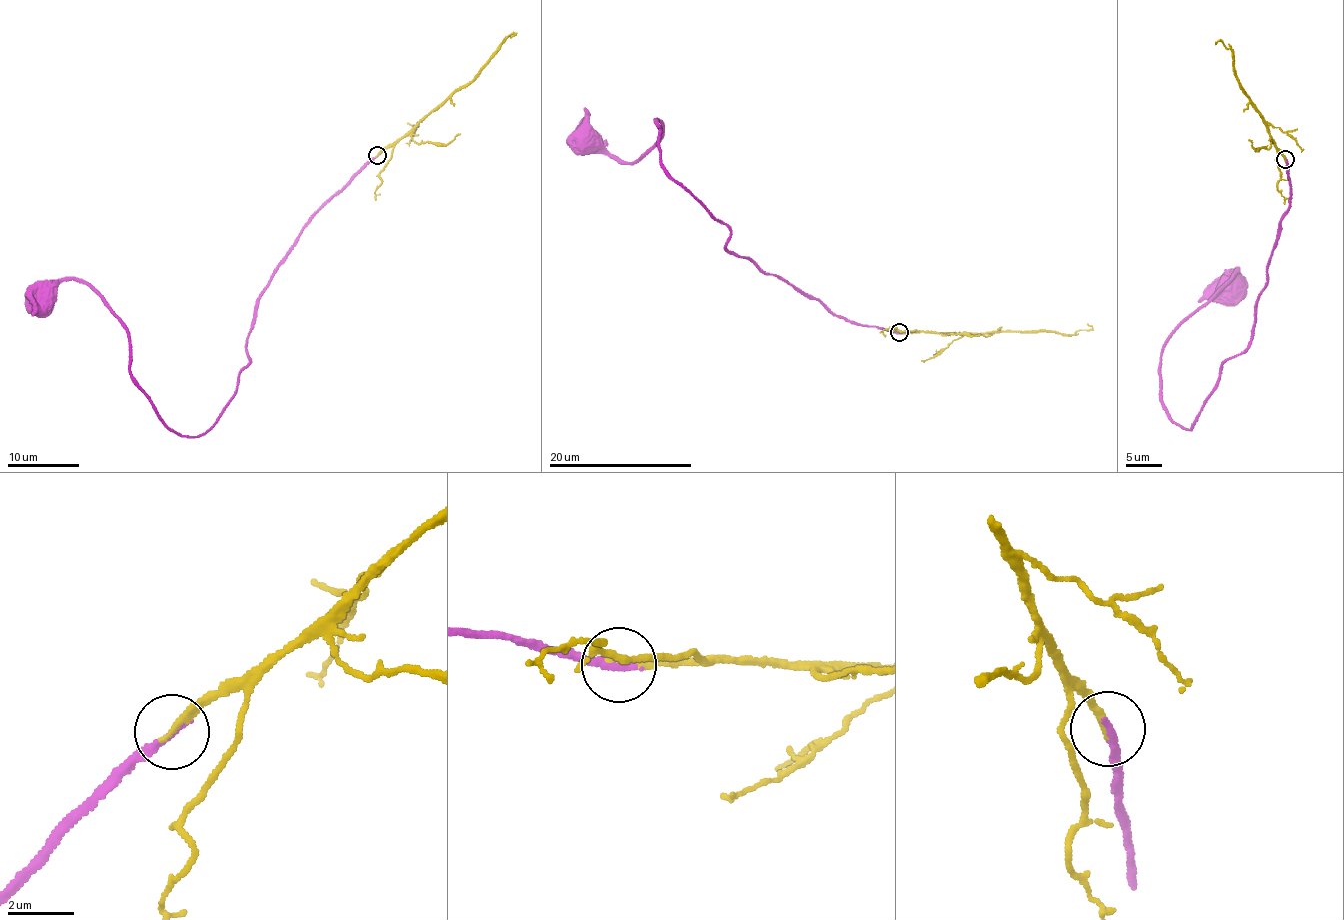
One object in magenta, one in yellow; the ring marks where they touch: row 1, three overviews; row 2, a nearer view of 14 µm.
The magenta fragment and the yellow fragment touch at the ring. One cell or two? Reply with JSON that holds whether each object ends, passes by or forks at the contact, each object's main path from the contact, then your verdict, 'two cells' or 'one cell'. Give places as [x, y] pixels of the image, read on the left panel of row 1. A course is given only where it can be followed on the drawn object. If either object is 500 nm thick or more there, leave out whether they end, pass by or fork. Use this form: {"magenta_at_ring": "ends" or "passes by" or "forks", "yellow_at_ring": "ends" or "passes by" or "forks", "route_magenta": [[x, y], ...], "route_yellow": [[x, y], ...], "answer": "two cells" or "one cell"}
{"magenta_at_ring": "ends", "yellow_at_ring": "ends", "route_magenta": [[377, 156], [272, 273], [235, 396], [194, 437], [162, 421], [88, 285], [63, 279], [41, 299]], "route_yellow": [[377, 156], [393, 147], [431, 112], [464, 88], [510, 37]], "answer": "one cell"}

